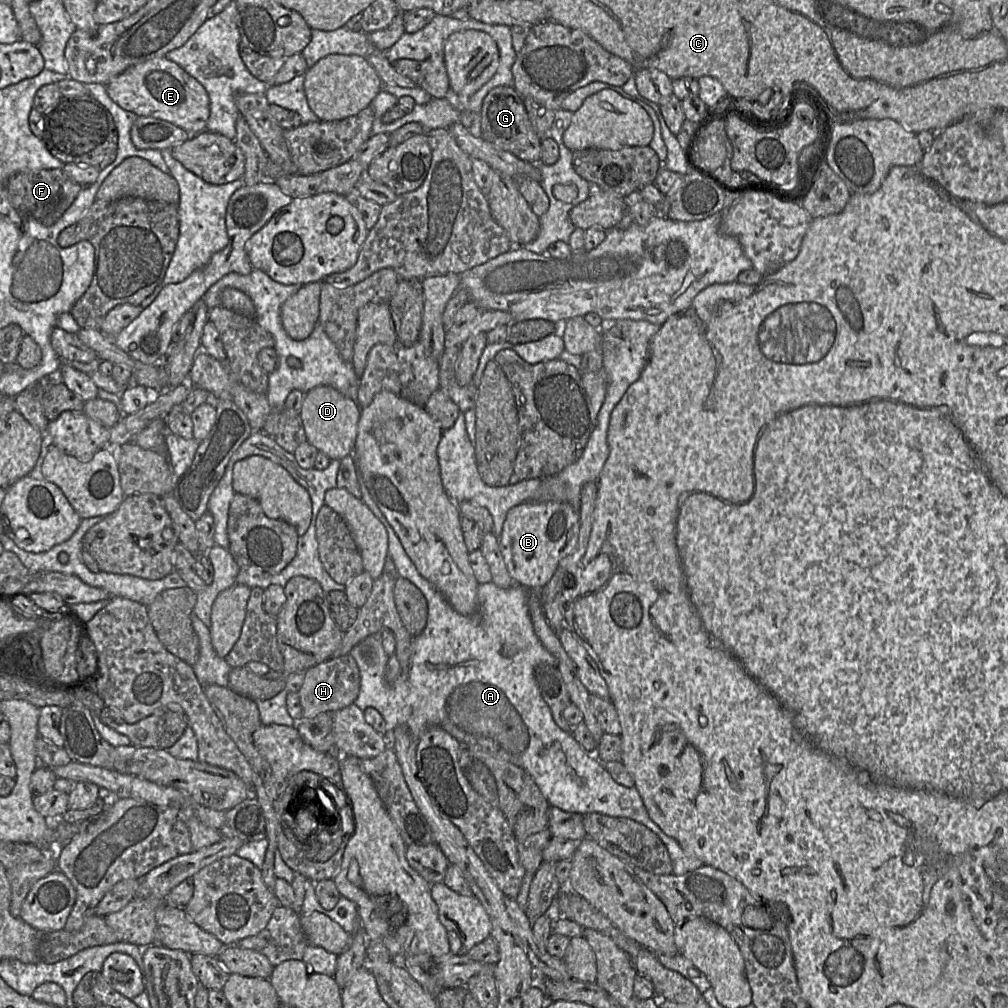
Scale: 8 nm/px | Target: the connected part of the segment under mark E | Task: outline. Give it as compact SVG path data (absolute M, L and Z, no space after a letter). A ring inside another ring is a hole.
M165 57L132 66L105 87L109 97L126 111L168 121L190 135L206 130L210 115L210 101L206 90L179 65Z

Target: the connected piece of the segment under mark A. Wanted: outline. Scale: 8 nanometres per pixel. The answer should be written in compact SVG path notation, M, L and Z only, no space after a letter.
M362 481L359 486L361 500L368 505L388 533L388 558L383 573L398 575L419 588L427 601L427 621L423 631L412 638L409 671L402 672L401 669L400 676L393 684L388 684L384 678L389 656L383 649L381 633L369 635L351 649L349 655L355 659L360 672L360 690L354 705L363 711L369 707L378 710L385 720L387 732L393 732L397 726L405 725L419 738L429 727L439 726L457 739L463 747L478 746L496 758L523 768L553 807L582 815L600 813L623 817L644 825L659 837L668 850L673 875L683 875L704 866L701 860L686 853L674 838L665 834L650 818L636 788L618 784L605 769L604 763L595 754L587 752L571 733L561 729L553 719L552 712L541 695L535 669L543 664L558 664L558 661L544 647L534 631L528 608L529 589L517 583L506 589L498 587L492 581L479 584L477 612L471 616L459 614L442 593L418 573L398 536L371 499Z

